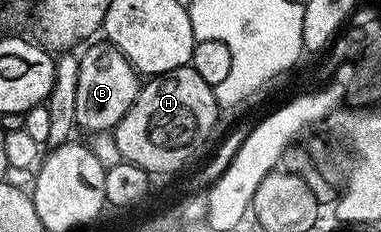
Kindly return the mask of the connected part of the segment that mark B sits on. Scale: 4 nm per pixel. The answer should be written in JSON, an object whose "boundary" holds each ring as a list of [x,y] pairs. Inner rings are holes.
{"boundary":[[[108,40],[95,41],[95,46],[87,45],[86,51],[81,51],[80,81],[76,84],[76,120],[81,129],[91,130],[98,134],[101,130],[113,131],[118,121],[132,108],[138,99],[140,75],[134,65]]]}

